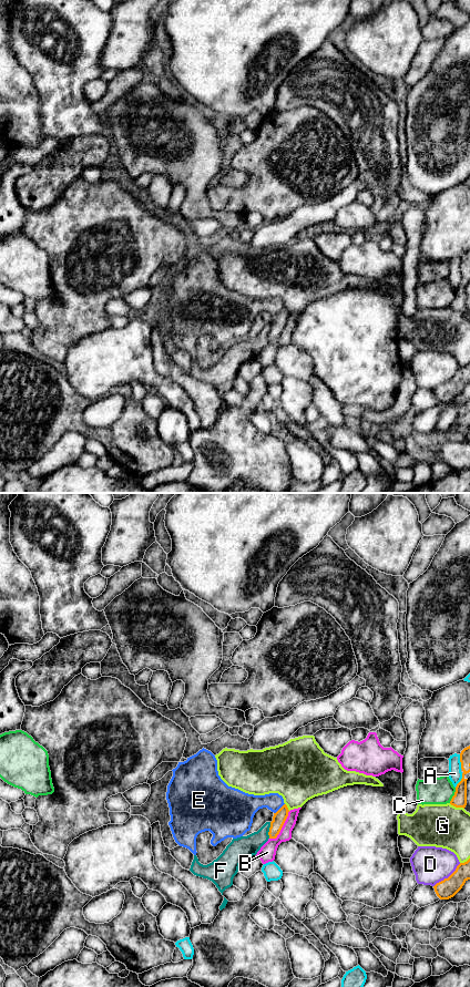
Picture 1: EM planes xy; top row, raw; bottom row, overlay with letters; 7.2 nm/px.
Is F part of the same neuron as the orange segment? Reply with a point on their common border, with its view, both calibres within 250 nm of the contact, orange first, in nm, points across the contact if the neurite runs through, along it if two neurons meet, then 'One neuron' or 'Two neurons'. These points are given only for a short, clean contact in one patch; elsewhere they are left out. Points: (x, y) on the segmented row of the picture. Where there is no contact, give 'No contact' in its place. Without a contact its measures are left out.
Touches orange at xy (269, 830). Thickness 90 nm (orange) against 160 nm. Boundary: xy (271, 822), (268, 838). Two neurons

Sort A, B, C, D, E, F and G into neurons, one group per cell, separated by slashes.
A / B / C / D / E F / G

